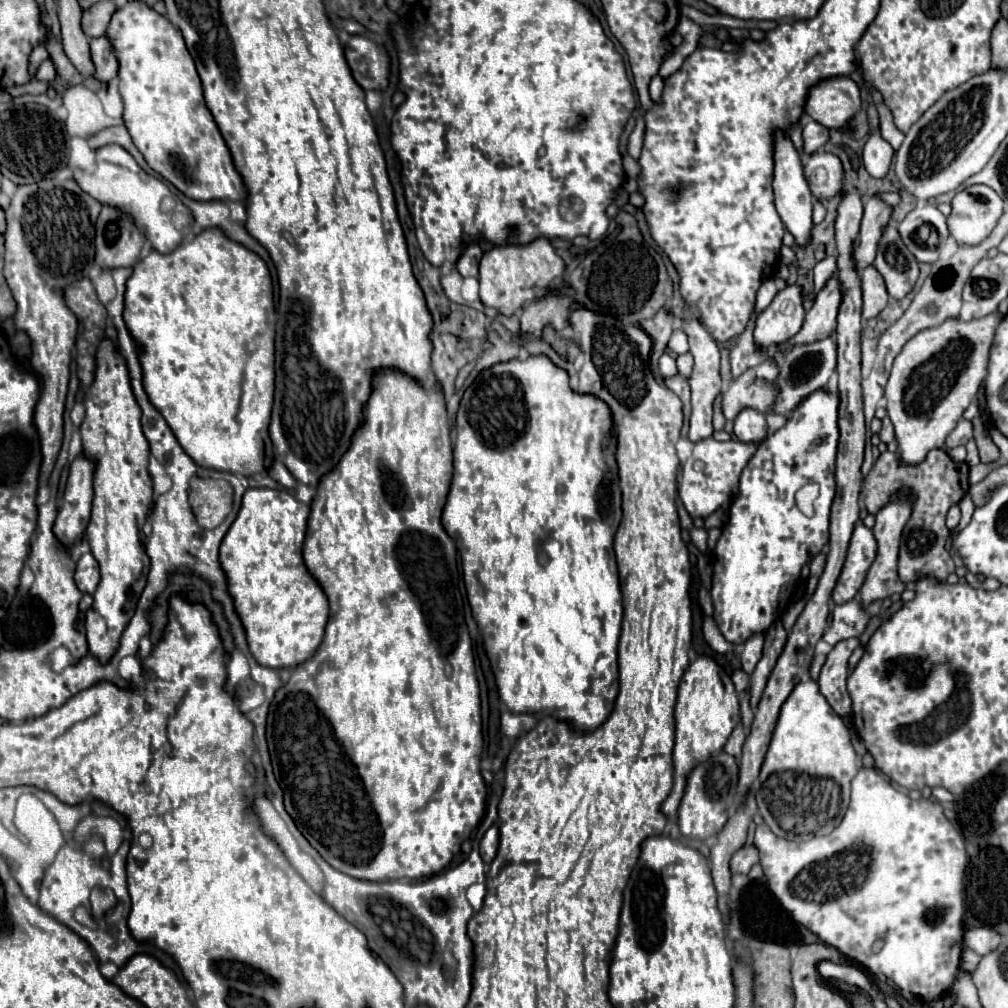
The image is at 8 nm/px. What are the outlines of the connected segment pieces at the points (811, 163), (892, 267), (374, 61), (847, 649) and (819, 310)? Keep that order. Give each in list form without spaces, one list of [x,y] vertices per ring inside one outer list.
[[[813,152],[803,166],[809,188],[817,200],[827,200],[841,190],[843,164],[835,154]]]
[[[893,222],[883,228],[873,266],[885,278],[887,292],[891,298],[901,300],[911,292],[919,276],[919,262],[909,252],[909,248],[905,248],[901,234],[897,232],[897,226]]]
[[[357,34],[351,36],[345,44],[345,58],[355,82],[363,90],[379,90],[387,86],[389,56],[375,42]]]
[[[849,638],[849,640],[839,642],[829,652],[827,662],[823,664],[819,680],[817,680],[819,692],[825,696],[825,700],[833,708],[833,712],[839,716],[847,716],[851,712],[851,698],[845,688],[845,680],[847,680],[847,672],[849,672],[847,660],[849,660],[851,652],[859,645],[859,638]]]
[[[833,274],[827,280],[827,284],[819,290],[815,304],[807,312],[805,324],[799,330],[799,334],[779,348],[789,348],[795,344],[807,344],[807,342],[815,342],[819,338],[829,336],[837,326],[839,306],[841,306],[841,282],[837,280],[837,274]]]

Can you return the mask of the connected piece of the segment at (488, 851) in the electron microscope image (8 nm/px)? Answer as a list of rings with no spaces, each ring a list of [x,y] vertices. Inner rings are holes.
[[[491,826],[481,840],[481,858],[489,864],[495,858],[497,848],[499,848],[499,828]]]

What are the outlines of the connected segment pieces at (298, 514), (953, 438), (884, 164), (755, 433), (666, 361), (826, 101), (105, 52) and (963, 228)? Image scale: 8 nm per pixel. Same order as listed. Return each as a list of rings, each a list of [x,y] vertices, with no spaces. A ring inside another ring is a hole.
[[[249,488],[243,496],[237,520],[225,534],[219,550],[221,566],[229,578],[229,592],[235,598],[235,608],[247,632],[249,650],[261,666],[275,670],[293,670],[297,668],[297,664],[309,660],[309,656],[313,656],[313,652],[317,652],[317,648],[321,646],[325,624],[329,618],[329,600],[321,584],[315,580],[315,576],[307,570],[303,562],[303,538],[309,512],[309,504],[299,502],[285,490]]]
[[[961,418],[961,420],[957,422],[957,426],[951,430],[951,434],[947,436],[945,446],[947,446],[947,448],[955,448],[955,446],[959,446],[959,444],[967,444],[967,440],[969,440],[971,436],[973,436],[973,424],[971,424],[969,420]]]
[[[875,132],[863,148],[863,162],[867,172],[873,178],[885,178],[891,166],[891,158],[893,158],[893,148],[881,138],[879,132]]]
[[[743,408],[735,418],[735,436],[741,442],[759,442],[767,434],[765,414],[753,408]]]
[[[663,354],[663,356],[659,358],[659,374],[661,374],[663,378],[671,378],[671,376],[675,376],[675,374],[677,374],[675,360],[673,360],[673,358],[669,358],[667,354]]]
[[[829,78],[811,88],[805,112],[827,128],[843,128],[861,112],[861,90],[851,78]]]
[[[107,36],[91,38],[91,54],[93,54],[95,68],[97,68],[95,78],[99,78],[103,82],[109,82],[117,74],[117,70],[119,70],[117,56],[113,52],[111,40]]]
[[[975,184],[955,194],[951,200],[951,216],[947,218],[951,234],[959,244],[979,244],[995,228],[1003,214],[1001,196],[983,184]]]

